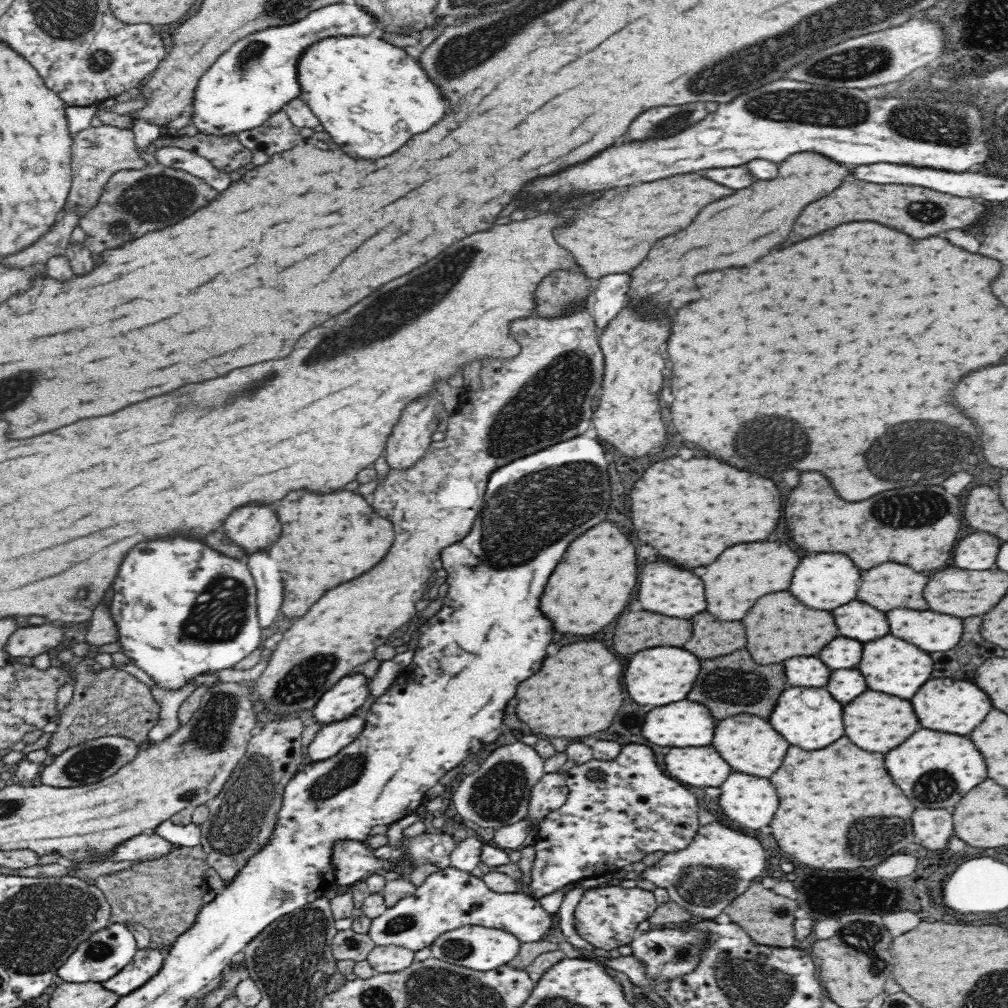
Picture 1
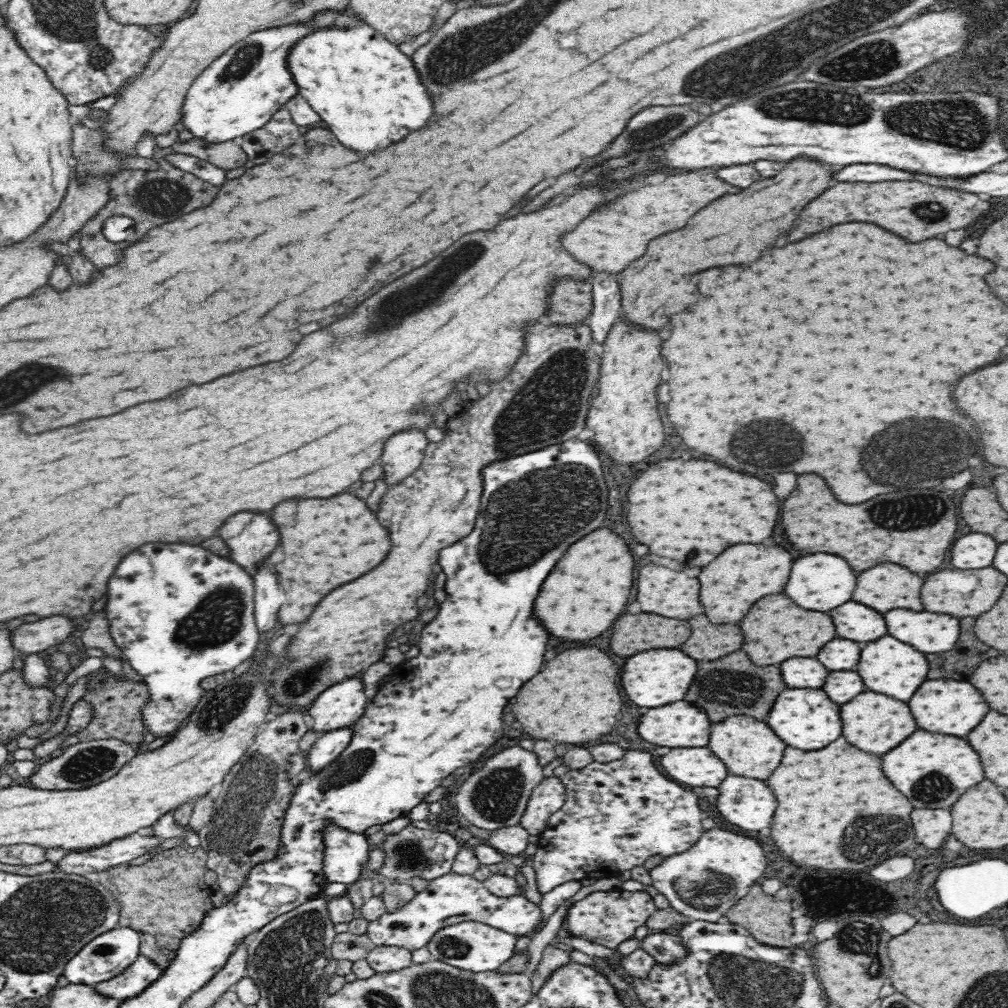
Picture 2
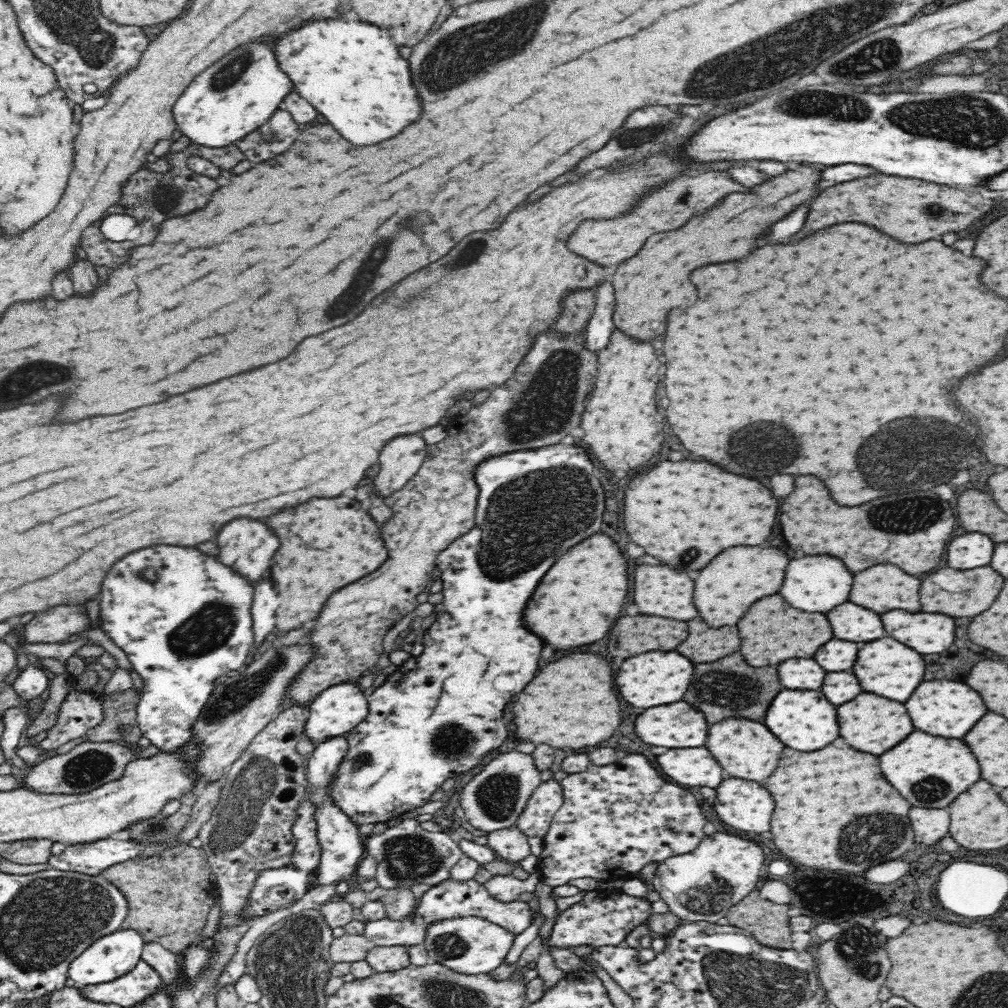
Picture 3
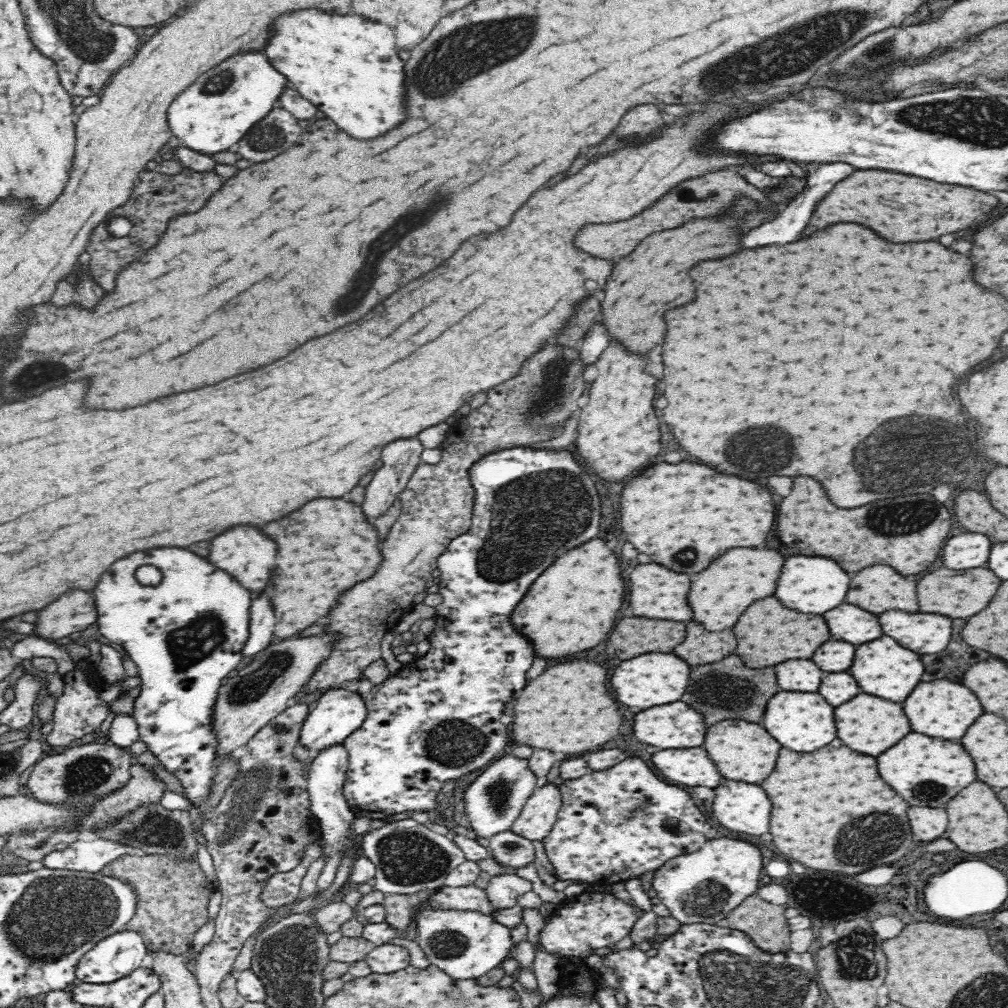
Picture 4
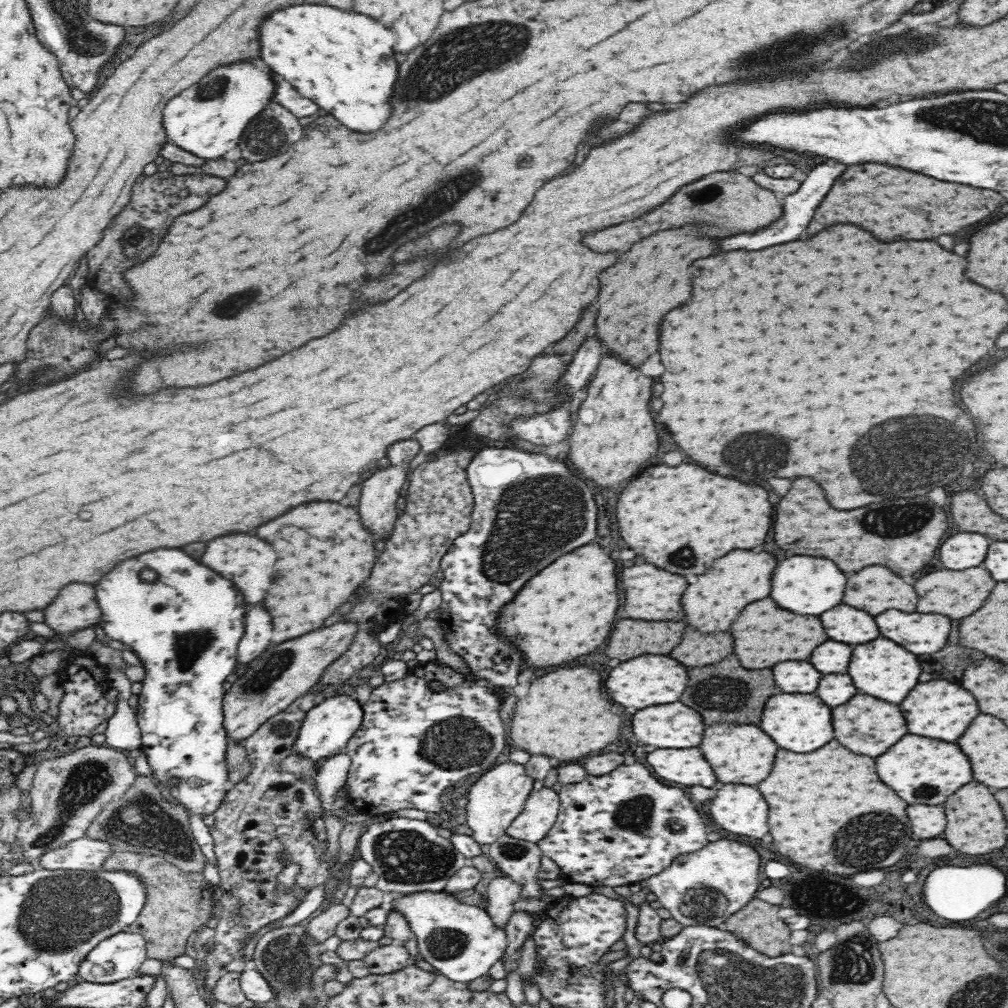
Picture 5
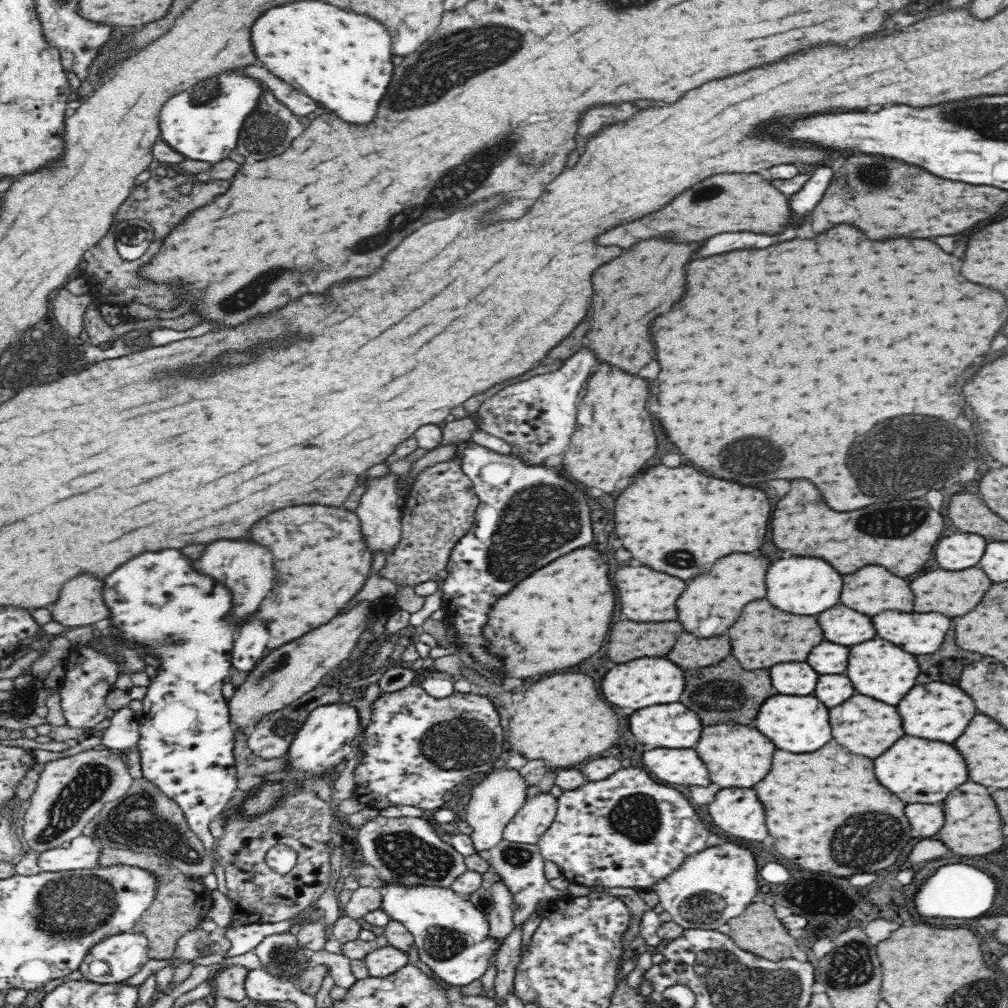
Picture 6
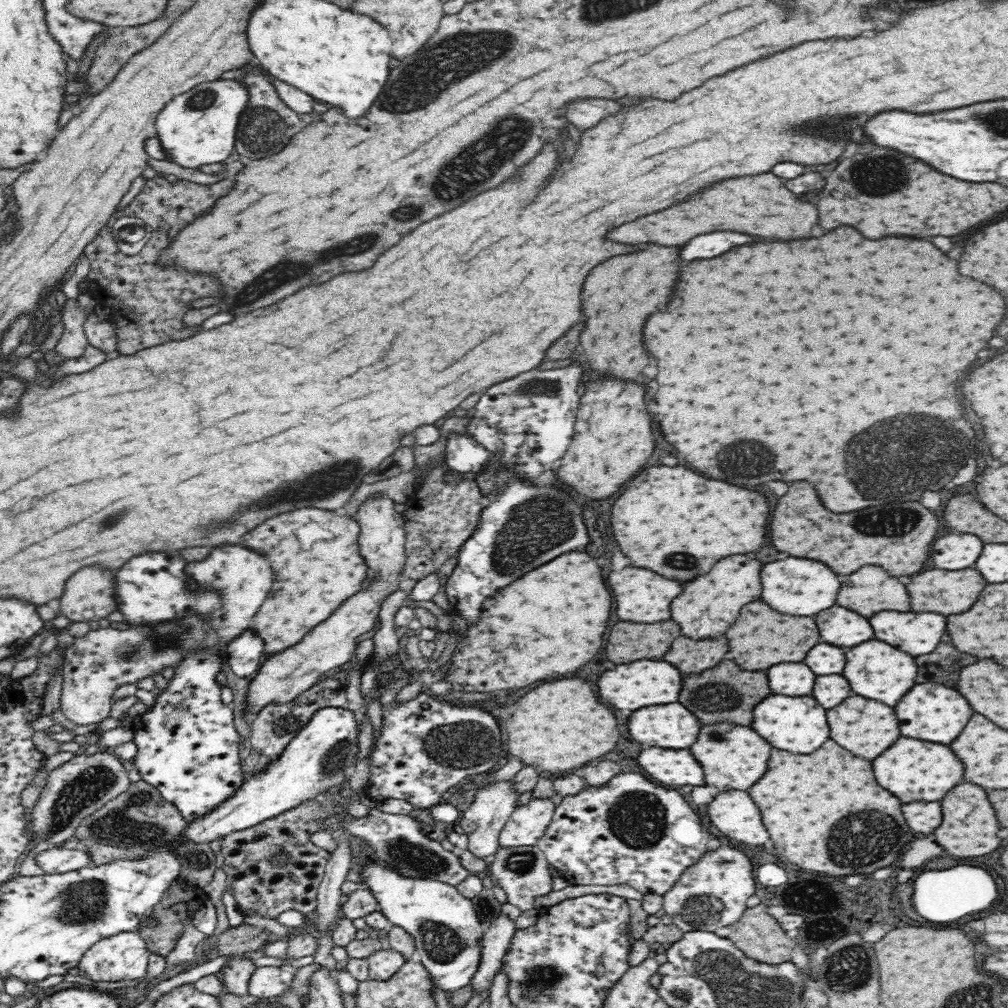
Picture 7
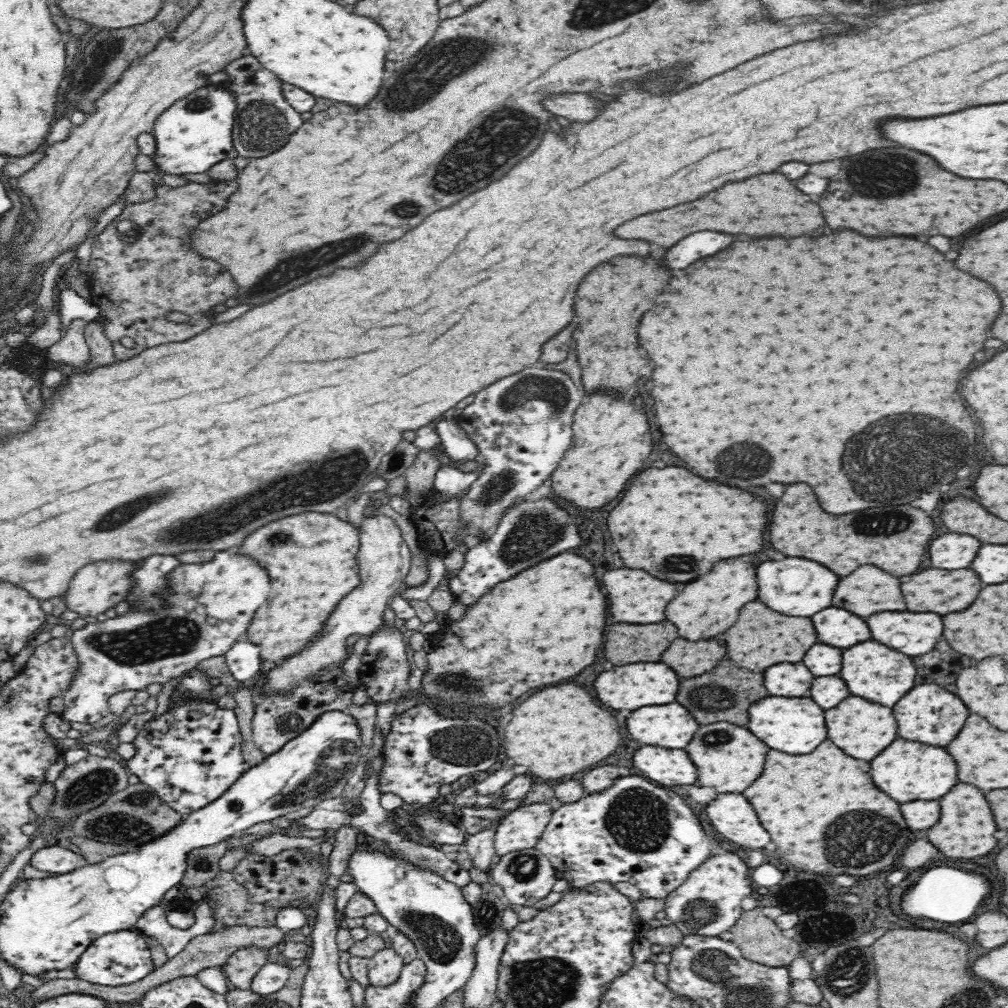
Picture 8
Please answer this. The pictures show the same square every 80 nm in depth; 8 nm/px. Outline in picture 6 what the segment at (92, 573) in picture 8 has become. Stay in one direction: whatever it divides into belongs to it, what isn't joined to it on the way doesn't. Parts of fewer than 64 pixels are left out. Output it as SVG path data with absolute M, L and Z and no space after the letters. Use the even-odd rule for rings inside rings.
M78 576L66 582L58 604L50 610L51 620L69 630L108 618L108 607L102 602L102 586L102 580L90 576Z

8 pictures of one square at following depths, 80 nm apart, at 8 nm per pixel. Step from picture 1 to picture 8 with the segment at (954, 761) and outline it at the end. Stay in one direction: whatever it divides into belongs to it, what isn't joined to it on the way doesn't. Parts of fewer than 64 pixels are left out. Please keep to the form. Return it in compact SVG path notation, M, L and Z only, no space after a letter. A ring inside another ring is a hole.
M898 738L870 764L874 784L900 804L912 800L938 800L958 784L958 766L940 746L922 746L922 742L906 742Z

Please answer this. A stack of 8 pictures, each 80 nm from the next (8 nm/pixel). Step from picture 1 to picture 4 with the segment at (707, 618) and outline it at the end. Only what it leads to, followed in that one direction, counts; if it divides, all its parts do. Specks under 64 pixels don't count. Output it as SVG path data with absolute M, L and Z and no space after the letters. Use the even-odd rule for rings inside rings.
M690 622L686 626L686 640L674 650L690 666L718 662L736 650L736 634L710 634L702 624Z

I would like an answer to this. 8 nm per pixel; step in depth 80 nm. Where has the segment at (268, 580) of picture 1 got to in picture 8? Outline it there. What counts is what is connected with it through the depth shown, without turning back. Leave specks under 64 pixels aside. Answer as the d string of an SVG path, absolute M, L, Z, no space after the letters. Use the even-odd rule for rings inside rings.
M236 641L225 656L229 671L234 678L234 683L241 683L254 678L258 672L264 669L263 660L260 656L261 649L252 642Z

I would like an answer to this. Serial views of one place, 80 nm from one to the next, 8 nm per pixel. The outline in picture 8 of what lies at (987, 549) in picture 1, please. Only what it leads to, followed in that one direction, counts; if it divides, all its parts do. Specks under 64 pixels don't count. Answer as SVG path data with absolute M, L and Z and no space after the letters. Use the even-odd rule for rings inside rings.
M944 534L930 542L930 562L934 568L968 568L980 550L980 542L968 534Z

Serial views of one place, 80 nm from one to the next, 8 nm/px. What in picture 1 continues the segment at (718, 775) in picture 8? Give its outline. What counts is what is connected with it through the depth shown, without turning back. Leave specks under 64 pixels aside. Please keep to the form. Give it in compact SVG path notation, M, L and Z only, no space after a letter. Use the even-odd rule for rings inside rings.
M738 714L722 720L716 726L712 746L722 754L722 758L732 766L732 770L770 778L780 768L790 744L772 728L768 720L758 718L754 714Z

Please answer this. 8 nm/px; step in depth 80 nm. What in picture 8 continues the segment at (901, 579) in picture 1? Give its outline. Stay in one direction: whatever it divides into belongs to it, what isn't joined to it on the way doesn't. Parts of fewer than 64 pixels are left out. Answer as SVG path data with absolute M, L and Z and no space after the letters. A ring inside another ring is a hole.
M860 566L850 576L840 578L834 606L858 616L872 616L882 610L906 610L898 578L876 566Z

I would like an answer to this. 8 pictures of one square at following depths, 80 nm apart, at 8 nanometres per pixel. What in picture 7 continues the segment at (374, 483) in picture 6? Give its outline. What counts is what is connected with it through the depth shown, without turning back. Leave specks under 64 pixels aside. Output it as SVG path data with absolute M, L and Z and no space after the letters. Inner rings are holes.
M376 493L366 498L359 506L354 517L360 524L360 554L370 566L372 576L367 578L368 582L362 592L344 602L332 614L332 618L310 630L310 634L306 634L302 642L288 646L282 652L265 656L260 668L256 670L256 676L250 680L246 688L246 700L242 702L242 713L246 715L246 719L254 719L254 716L268 705L286 704L298 698L299 694L312 688L325 672L348 662L356 650L356 638L374 628L382 600L390 592L397 591L401 580L402 562L406 558L403 547L406 538L403 513L394 509L395 503L388 495ZM372 578L375 581L371 582Z

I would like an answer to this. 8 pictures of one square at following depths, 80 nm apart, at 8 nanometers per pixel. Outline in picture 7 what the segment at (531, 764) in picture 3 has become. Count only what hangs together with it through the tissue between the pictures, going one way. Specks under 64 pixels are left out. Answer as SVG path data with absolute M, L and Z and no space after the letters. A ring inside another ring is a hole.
M511 779L484 785L476 790L474 796L474 801L470 804L468 810L464 812L464 817L476 825L476 829L468 834L469 845L467 850L473 852L478 858L489 860L499 848L501 830L510 819L510 816L514 814L514 810L519 807L517 801L520 794L516 789L516 781Z

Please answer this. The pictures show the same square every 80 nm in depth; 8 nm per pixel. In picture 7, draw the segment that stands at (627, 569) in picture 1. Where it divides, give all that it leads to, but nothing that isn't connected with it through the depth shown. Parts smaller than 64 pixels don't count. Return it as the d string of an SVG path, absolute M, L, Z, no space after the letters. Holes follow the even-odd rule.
M568 552L554 558L530 574L524 574L524 578L512 582L512 586L485 604L480 622L467 628L465 643L459 644L451 657L455 669L445 678L451 684L451 692L506 692L576 672L602 648L612 614L612 596L602 578L602 570L586 552Z

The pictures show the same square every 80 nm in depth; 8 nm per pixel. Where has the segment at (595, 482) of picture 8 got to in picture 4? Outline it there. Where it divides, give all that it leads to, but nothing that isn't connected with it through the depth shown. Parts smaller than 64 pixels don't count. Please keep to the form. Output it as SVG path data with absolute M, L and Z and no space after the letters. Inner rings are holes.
M614 340L595 362L598 374L588 390L588 406L580 408L576 452L604 480L622 480L660 452L660 424L652 406L658 380L644 372L646 364L648 356L630 354Z

